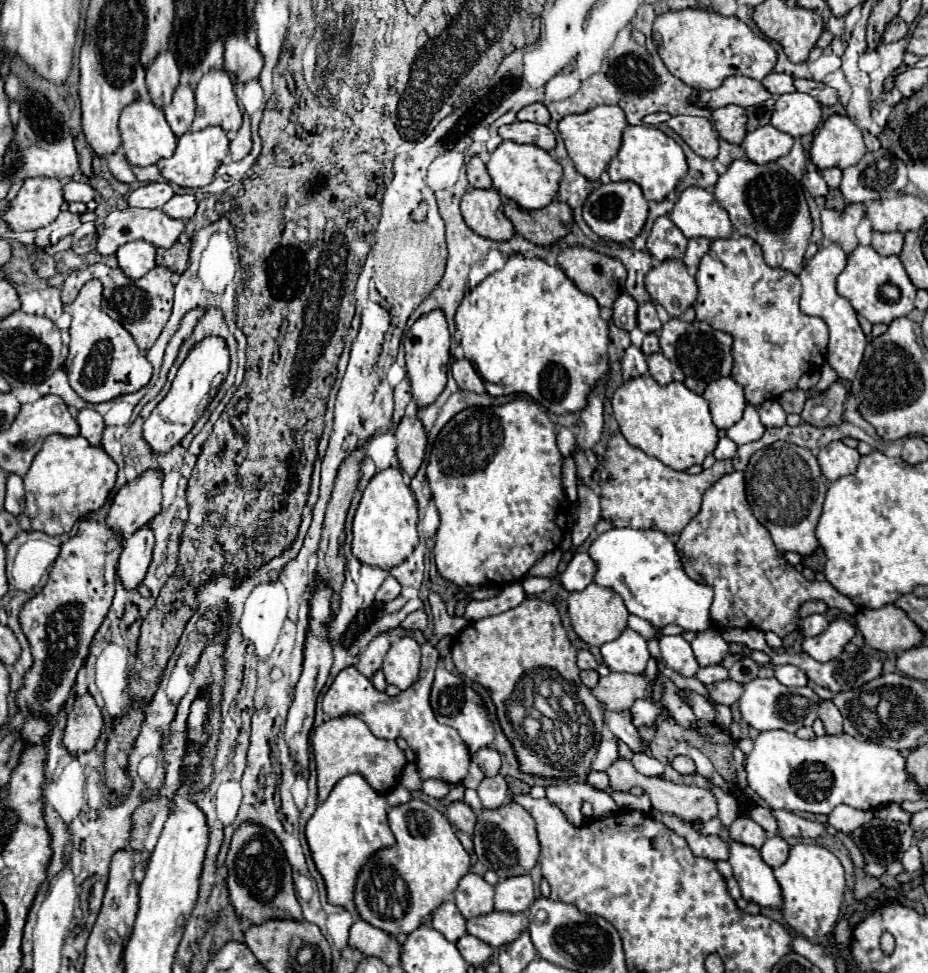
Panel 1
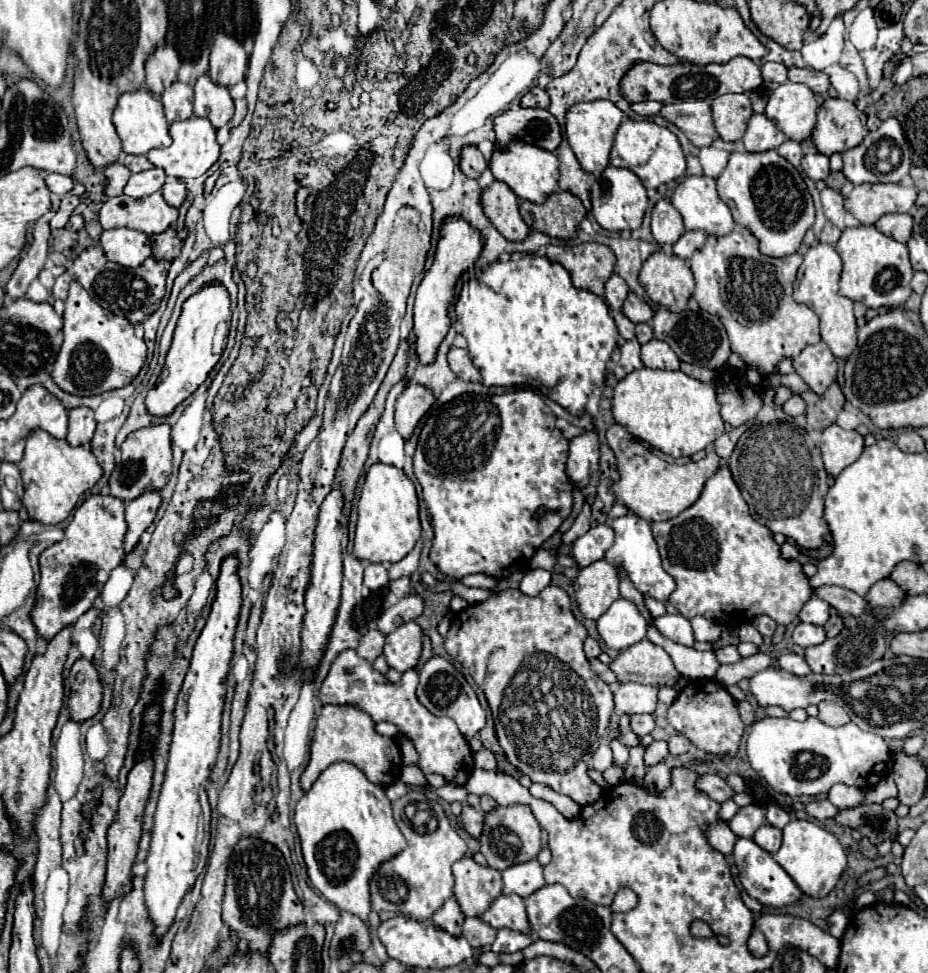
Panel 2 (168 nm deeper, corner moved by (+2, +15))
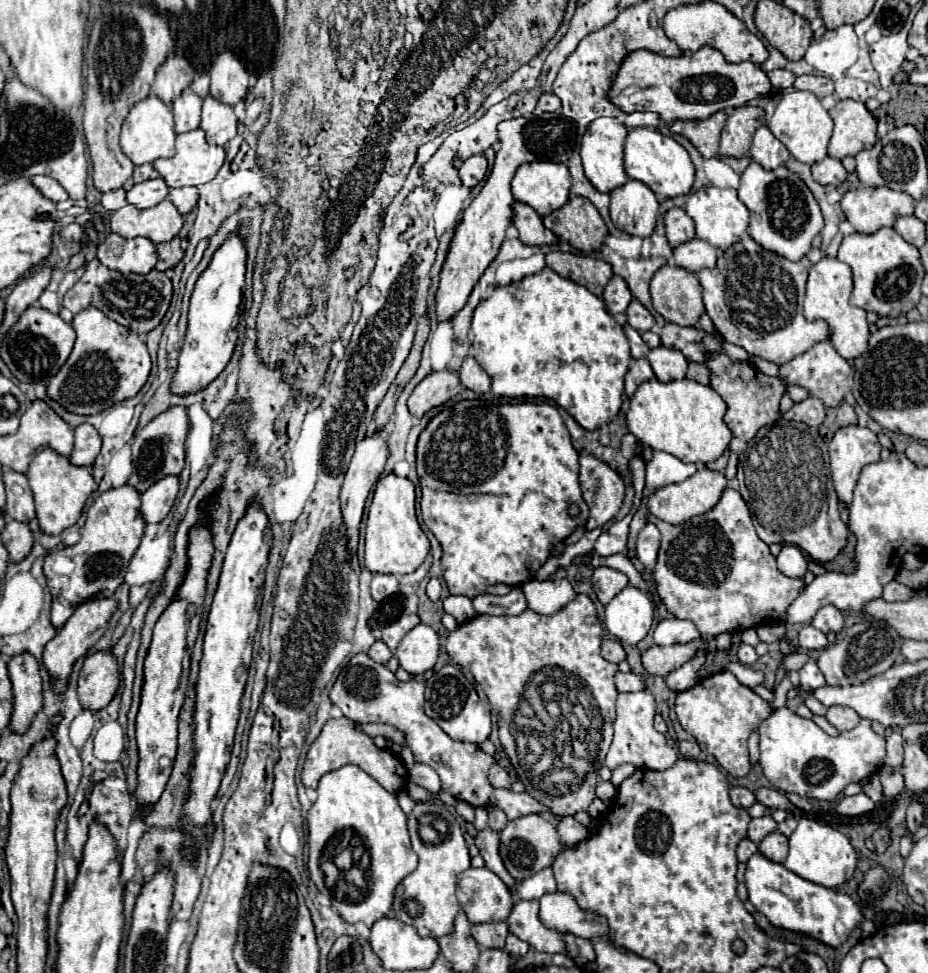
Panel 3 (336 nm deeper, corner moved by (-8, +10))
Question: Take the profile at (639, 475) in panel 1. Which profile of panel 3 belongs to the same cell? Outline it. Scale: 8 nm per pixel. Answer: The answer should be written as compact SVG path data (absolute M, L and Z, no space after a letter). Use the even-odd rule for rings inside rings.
M700 466L698 472L692 474L690 478L686 478L684 482L668 484L664 488L658 488L648 498L648 510L656 518L660 518L664 522L682 524L682 522L686 522L686 520L690 520L690 518L694 518L698 514L704 514L704 512L712 510L718 504L718 500L720 500L722 492L726 490L726 486L728 486L728 482L726 482L726 478L724 478L722 472L714 472L714 470L708 470L706 466Z

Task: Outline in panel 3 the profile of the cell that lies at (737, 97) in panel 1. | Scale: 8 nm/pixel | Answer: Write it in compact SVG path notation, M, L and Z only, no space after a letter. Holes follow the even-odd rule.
M702 46L692 56L690 52L684 52L674 58L666 58L650 50L634 50L618 68L608 98L626 114L656 112L662 122L672 124L674 120L706 120L714 112L744 106L748 100L768 94L770 88L772 84L760 66L752 62L726 62L722 52L712 46ZM624 88L634 88L634 92L630 96L622 96L620 92Z

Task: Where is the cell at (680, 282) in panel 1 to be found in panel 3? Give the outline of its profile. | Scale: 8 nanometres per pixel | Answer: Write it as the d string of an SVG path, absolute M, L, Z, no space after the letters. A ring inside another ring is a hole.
M662 266L650 282L650 294L654 310L678 326L696 326L706 312L698 278L678 266Z

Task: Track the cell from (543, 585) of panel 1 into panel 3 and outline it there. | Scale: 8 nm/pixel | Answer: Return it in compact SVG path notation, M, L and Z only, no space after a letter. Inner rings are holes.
M552 578L546 582L530 580L522 590L526 594L528 608L538 614L556 614L576 598L576 592L566 578Z

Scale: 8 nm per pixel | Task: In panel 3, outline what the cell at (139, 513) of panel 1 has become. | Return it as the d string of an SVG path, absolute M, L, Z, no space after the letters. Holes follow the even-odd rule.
M172 406L152 418L130 442L132 446L132 476L130 484L144 492L148 490L156 480L160 480L166 474L180 474L184 468L184 442L188 436L188 414L184 406Z

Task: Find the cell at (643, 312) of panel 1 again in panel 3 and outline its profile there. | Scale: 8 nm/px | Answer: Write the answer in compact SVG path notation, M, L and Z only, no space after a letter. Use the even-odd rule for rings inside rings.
M638 300L630 302L630 306L626 310L626 318L628 318L628 324L638 332L646 332L646 330L650 330L654 326L652 314Z

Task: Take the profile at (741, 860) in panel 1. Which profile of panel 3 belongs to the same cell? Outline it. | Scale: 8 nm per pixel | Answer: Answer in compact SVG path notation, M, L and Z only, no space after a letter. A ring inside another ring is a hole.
M762 854L750 856L746 866L746 888L750 894L750 902L760 914L770 920L772 926L806 934L832 948L838 948L842 942L846 942L856 926L862 930L862 938L868 938L876 932L876 924L862 916L860 908L848 894L808 882L784 868L784 864L772 862Z

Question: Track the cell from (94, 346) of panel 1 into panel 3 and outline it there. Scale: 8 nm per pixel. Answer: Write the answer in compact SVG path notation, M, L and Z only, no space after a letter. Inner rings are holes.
M86 308L72 320L76 344L66 364L48 382L48 398L74 414L98 414L122 400L134 398L150 374L150 354L146 344L132 330L116 324L98 308Z

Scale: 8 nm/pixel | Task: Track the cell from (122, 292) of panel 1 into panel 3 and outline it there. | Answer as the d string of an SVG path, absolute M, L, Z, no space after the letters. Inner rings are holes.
M94 258L92 262L86 264L86 272L82 274L82 278L66 292L64 296L64 306L72 312L78 314L90 306L102 310L110 320L126 326L128 330L146 336L150 330L154 330L170 304L172 298L172 282L164 272L152 270L148 274L130 274L130 276L122 276L116 270L106 268L98 258Z

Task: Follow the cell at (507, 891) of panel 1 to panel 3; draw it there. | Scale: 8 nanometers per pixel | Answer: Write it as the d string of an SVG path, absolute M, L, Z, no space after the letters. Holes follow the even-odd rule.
M544 868L538 874L518 882L518 890L516 896L520 900L538 900L540 896L548 894L548 892L556 892L556 880L552 874L552 868Z

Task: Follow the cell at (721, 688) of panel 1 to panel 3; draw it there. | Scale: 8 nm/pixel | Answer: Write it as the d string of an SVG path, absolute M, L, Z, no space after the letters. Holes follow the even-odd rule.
M794 652L794 654L790 654L790 656L786 656L784 658L784 668L786 668L786 672L790 672L790 670L800 670L806 662L810 662L812 658L808 656L808 654L802 654L802 652Z

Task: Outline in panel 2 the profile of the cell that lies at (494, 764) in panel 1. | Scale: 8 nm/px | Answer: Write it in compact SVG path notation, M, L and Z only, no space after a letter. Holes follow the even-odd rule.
M482 747L480 751L474 753L474 767L478 769L490 769L490 771L496 771L496 759L494 759L494 753L486 747Z

